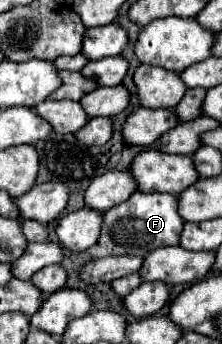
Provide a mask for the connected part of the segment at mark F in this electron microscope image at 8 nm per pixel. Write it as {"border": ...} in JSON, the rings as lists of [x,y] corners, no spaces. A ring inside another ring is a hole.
{"border":[[[133,193],[129,201],[115,205],[103,213],[101,233],[97,245],[103,245],[111,255],[145,257],[157,247],[177,245],[183,229],[183,219],[177,215],[177,197],[169,193]],[[133,211],[133,217],[131,217]]]}

